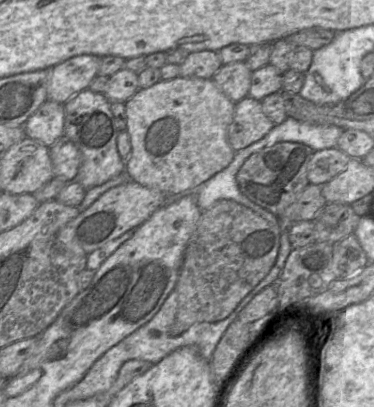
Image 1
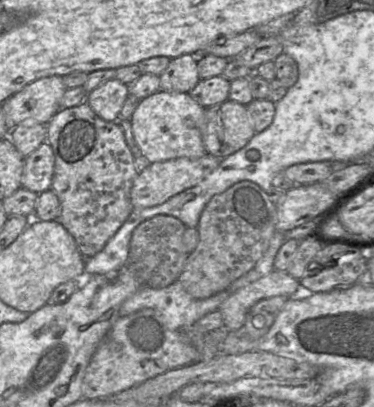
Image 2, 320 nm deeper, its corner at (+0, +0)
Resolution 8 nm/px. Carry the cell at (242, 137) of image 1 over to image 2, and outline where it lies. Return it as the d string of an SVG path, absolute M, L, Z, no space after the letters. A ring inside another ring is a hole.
M227 99L206 109L201 133L206 152L225 158L243 148L256 131L246 105Z

